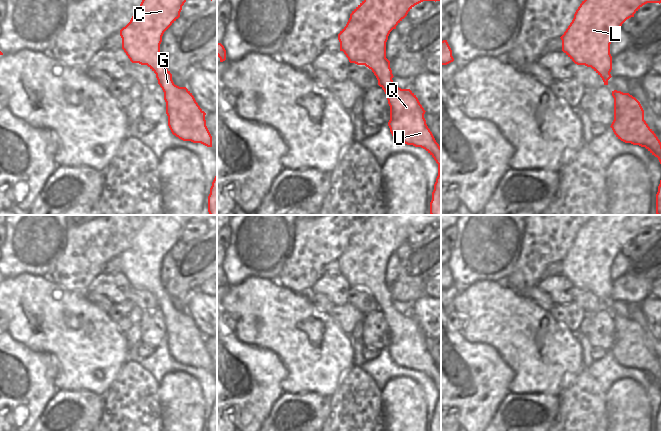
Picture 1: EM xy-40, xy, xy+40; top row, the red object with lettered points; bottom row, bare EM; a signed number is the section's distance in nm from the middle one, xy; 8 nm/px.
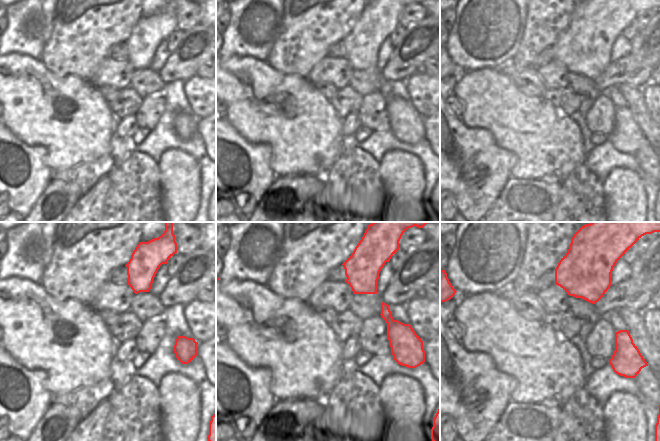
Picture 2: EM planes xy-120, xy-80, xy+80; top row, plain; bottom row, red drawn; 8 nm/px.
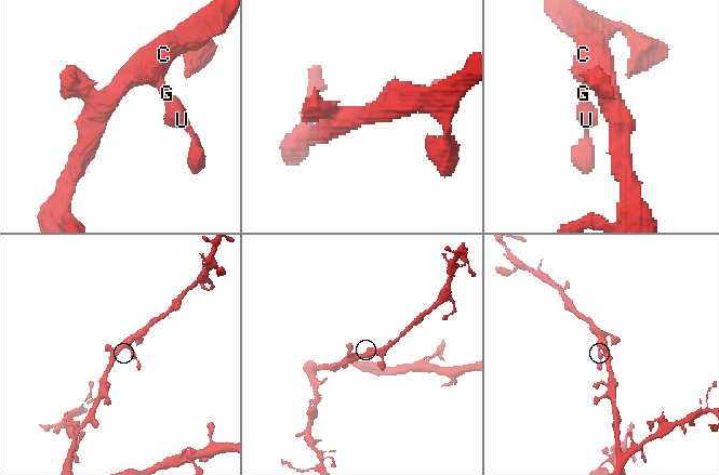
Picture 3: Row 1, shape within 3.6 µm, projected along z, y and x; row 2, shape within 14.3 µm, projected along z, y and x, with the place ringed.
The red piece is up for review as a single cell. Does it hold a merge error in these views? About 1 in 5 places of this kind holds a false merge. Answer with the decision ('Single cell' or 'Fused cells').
Single cell.

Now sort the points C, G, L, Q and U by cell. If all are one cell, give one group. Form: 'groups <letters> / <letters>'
groups C G L Q U

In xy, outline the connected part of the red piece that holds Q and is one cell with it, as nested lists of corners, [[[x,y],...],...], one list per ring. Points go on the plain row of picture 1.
[[[370,215],[350,238],[346,250],[338,258],[338,264],[340,275],[344,276],[349,286],[371,293],[378,309],[384,314],[390,330],[388,350],[392,360],[401,367],[425,373],[438,388],[430,431],[441,431],[441,371],[426,348],[426,335],[416,319],[410,313],[401,313],[394,308],[390,285],[386,282],[386,266],[390,256],[415,229],[423,225],[441,225],[441,215]]]

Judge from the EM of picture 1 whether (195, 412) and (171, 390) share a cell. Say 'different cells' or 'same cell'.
same cell

